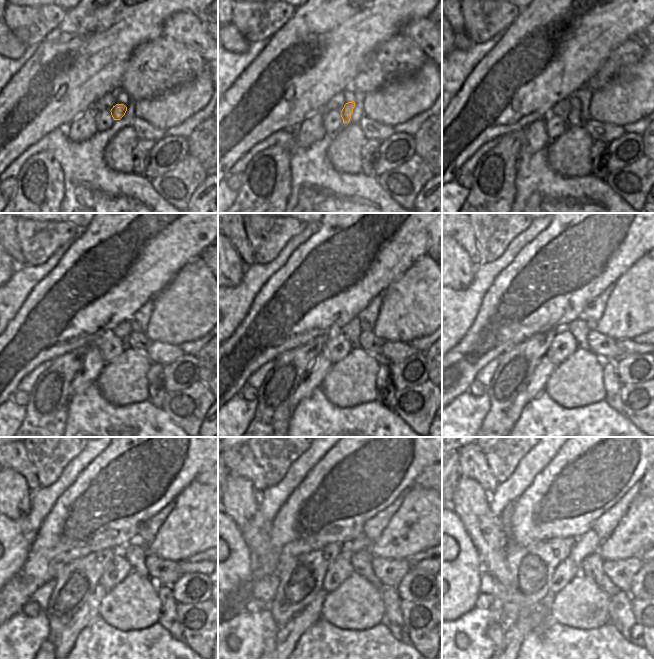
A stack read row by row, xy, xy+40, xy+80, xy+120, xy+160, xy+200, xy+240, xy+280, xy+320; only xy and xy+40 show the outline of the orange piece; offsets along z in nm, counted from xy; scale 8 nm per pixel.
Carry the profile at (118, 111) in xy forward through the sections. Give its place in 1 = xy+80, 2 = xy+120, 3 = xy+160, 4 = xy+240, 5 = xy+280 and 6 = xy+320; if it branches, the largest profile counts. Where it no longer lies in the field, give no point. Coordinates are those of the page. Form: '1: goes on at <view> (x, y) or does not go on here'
1: goes on at xy+80 (572, 119)
2: goes on at xy+120 (138, 341)
3: goes on at xy+160 (368, 342)
4: goes on at xy+240 (163, 572)
5: goes on at xy+280 (390, 572)
6: goes on at xy+320 (621, 572)

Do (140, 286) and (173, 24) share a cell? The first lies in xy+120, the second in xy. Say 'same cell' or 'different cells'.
different cells

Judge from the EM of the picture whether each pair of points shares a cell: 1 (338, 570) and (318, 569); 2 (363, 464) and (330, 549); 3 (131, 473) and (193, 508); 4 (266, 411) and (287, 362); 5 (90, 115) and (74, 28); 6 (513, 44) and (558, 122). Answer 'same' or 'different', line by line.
1: different
2: different
3: different
4: same
5: different
6: different

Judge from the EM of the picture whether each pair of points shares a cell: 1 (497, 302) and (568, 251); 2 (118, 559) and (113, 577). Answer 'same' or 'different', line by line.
1: same
2: same

